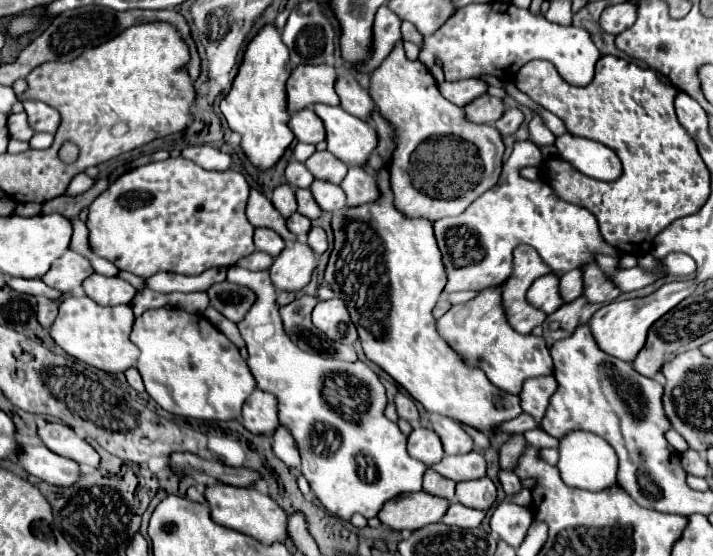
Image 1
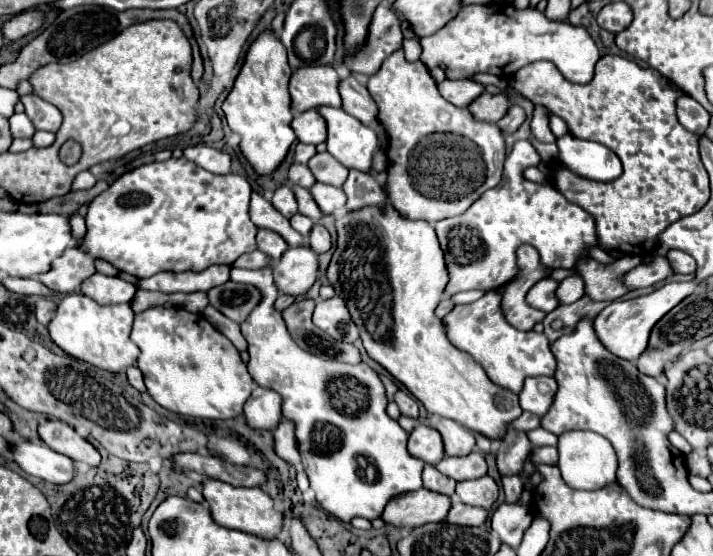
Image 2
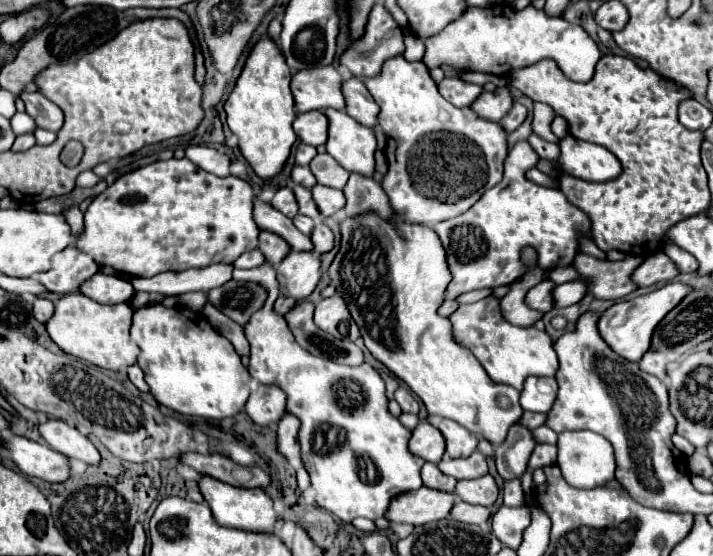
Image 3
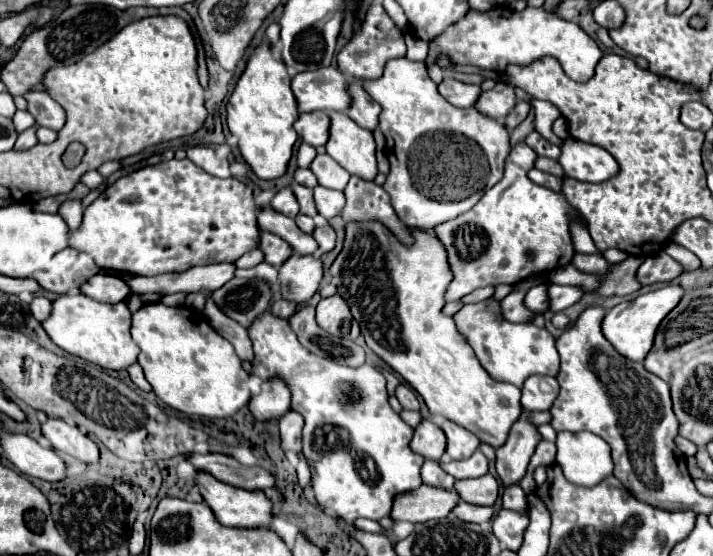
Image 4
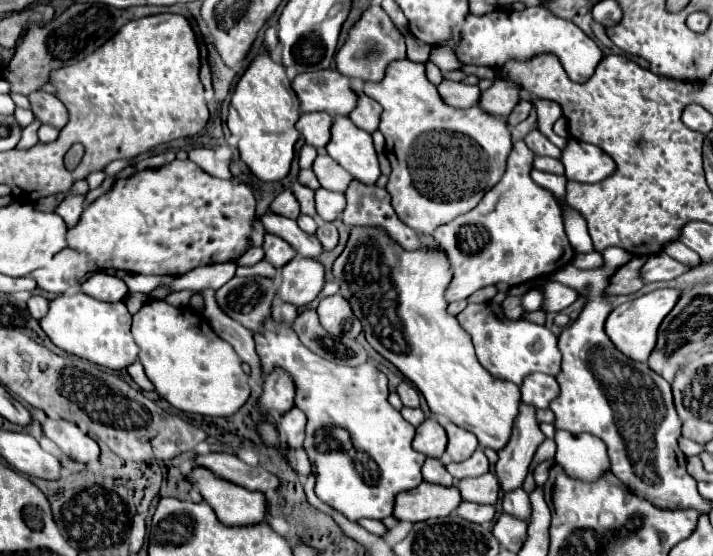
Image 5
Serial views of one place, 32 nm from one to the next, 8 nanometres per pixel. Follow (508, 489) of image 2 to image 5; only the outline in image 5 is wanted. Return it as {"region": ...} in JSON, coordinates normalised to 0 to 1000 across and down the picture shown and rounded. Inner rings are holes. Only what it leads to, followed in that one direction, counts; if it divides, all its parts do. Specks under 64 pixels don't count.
{"region":[[[729,878],[729,881],[715,881],[712,888],[707,888],[707,921],[721,924],[727,932],[741,935],[743,932],[743,903],[741,903],[741,888]]]}

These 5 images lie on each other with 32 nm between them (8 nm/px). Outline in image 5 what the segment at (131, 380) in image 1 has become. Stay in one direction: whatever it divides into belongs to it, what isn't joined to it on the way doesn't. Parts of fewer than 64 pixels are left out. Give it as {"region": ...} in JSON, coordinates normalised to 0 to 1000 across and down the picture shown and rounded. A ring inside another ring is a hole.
{"region":[[[188,651],[185,658],[180,658],[180,673],[182,673],[182,680],[185,680],[185,683],[199,698],[199,701],[205,701],[205,705],[216,701],[216,694],[213,694],[213,687],[205,680],[202,662],[199,662],[196,651]]]}

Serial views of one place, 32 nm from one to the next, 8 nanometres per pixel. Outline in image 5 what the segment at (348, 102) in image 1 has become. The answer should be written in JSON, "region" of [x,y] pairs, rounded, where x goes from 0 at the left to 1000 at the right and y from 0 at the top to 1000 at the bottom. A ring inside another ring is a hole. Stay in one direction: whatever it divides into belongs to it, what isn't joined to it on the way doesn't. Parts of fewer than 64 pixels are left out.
{"region":[[[496,158],[496,162],[499,162],[499,169],[505,169],[505,183],[499,183],[499,194],[488,205],[488,212],[502,230],[508,230],[508,234],[513,234],[513,237],[522,241],[530,230],[536,194],[522,176],[516,176],[508,162],[502,162],[502,158]]]}

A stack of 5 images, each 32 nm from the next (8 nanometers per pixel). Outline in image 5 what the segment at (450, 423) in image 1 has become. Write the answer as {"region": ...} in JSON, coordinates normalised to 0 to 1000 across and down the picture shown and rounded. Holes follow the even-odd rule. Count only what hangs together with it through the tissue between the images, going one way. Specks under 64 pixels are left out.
{"region":[[[626,759],[623,763],[623,773],[628,781],[626,813],[631,817],[631,824],[637,831],[645,831],[645,827],[656,824],[670,806],[670,788],[662,777],[656,777],[651,770],[642,770],[634,759]]]}

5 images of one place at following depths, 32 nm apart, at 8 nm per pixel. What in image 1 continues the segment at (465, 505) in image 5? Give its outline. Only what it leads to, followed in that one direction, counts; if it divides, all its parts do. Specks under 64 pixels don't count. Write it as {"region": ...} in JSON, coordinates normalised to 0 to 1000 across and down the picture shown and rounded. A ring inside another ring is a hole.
{"region":[[[634,903],[631,914],[626,917],[620,939],[626,946],[642,946],[642,950],[668,950],[673,946],[679,932],[676,917],[665,917],[665,914],[654,914],[645,903]]]}

